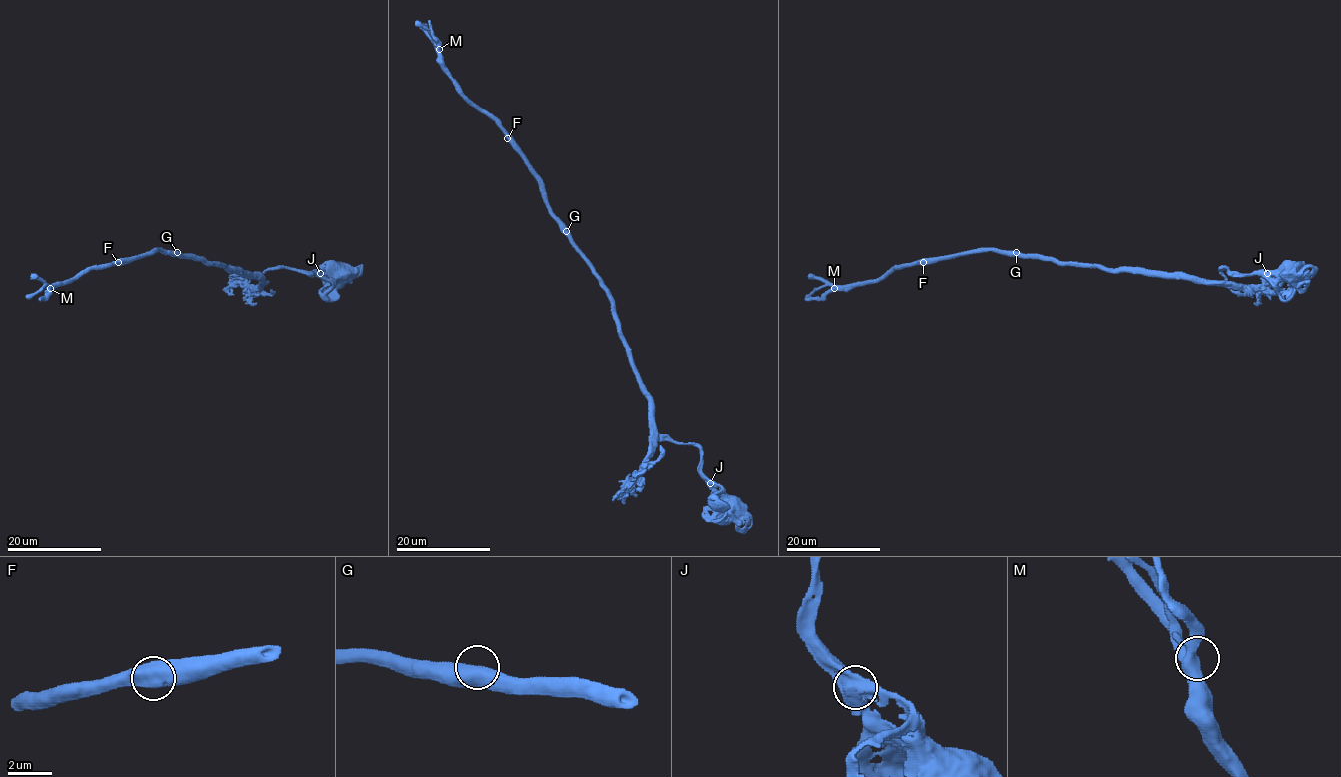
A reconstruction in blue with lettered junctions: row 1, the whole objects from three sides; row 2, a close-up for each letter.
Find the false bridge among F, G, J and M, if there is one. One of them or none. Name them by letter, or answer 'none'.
none

